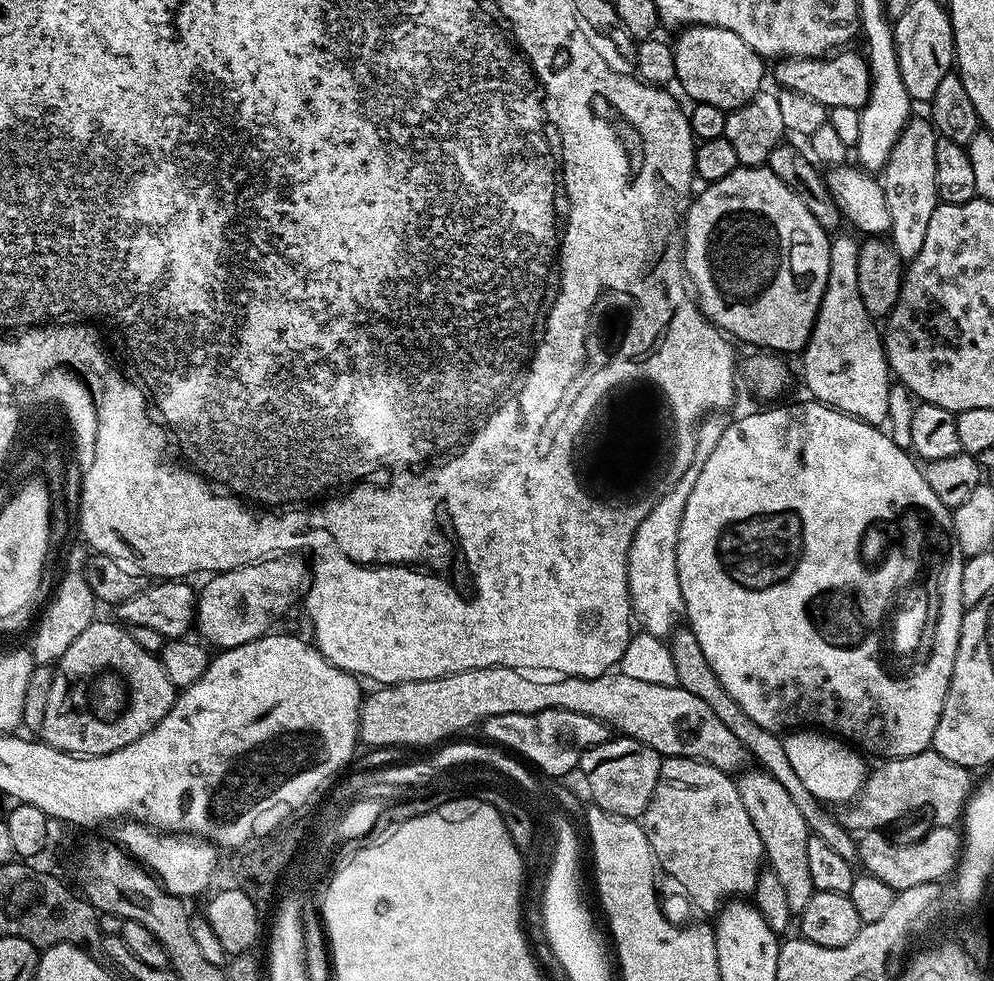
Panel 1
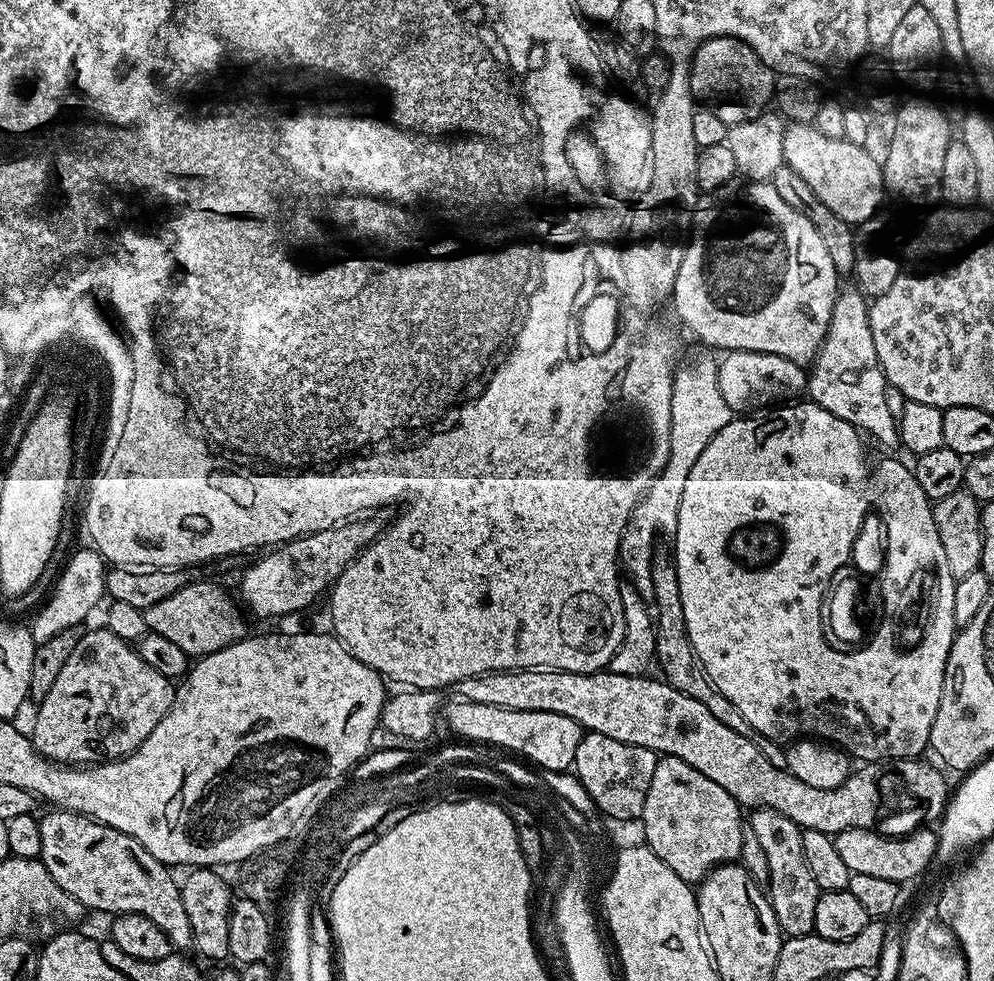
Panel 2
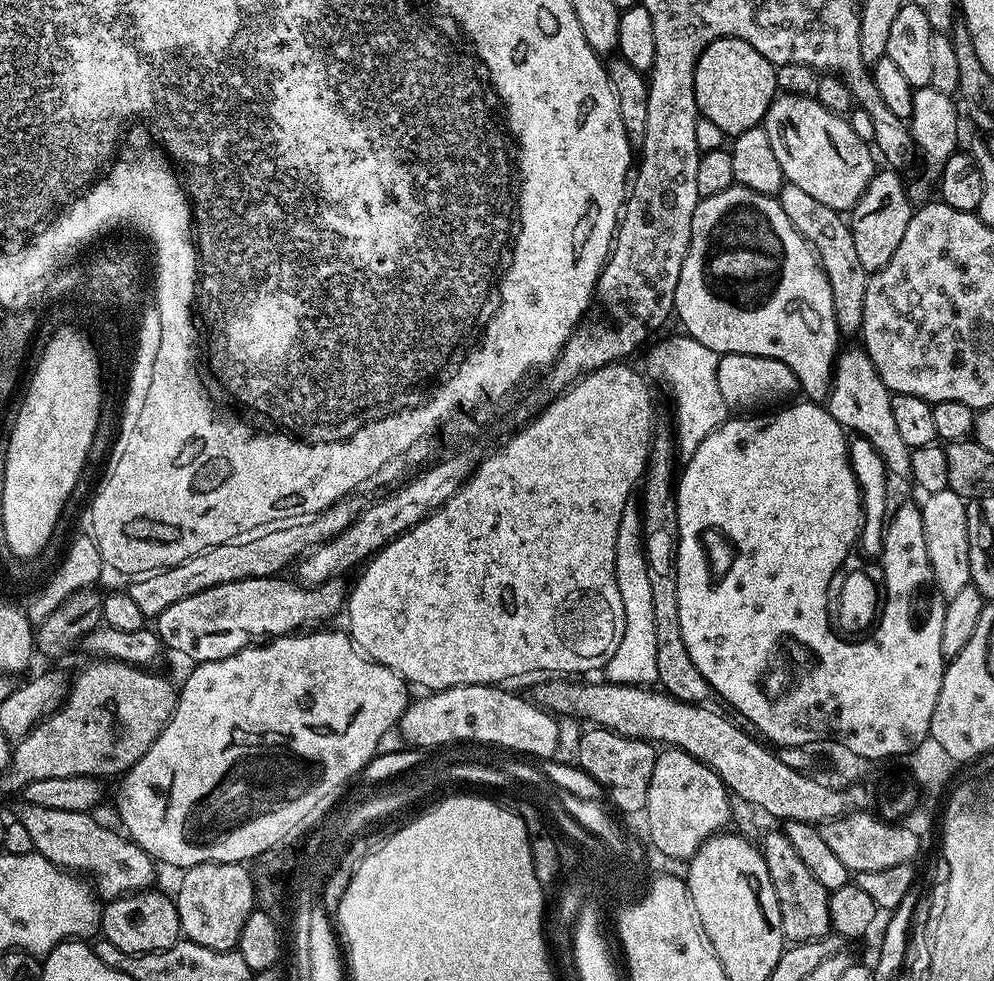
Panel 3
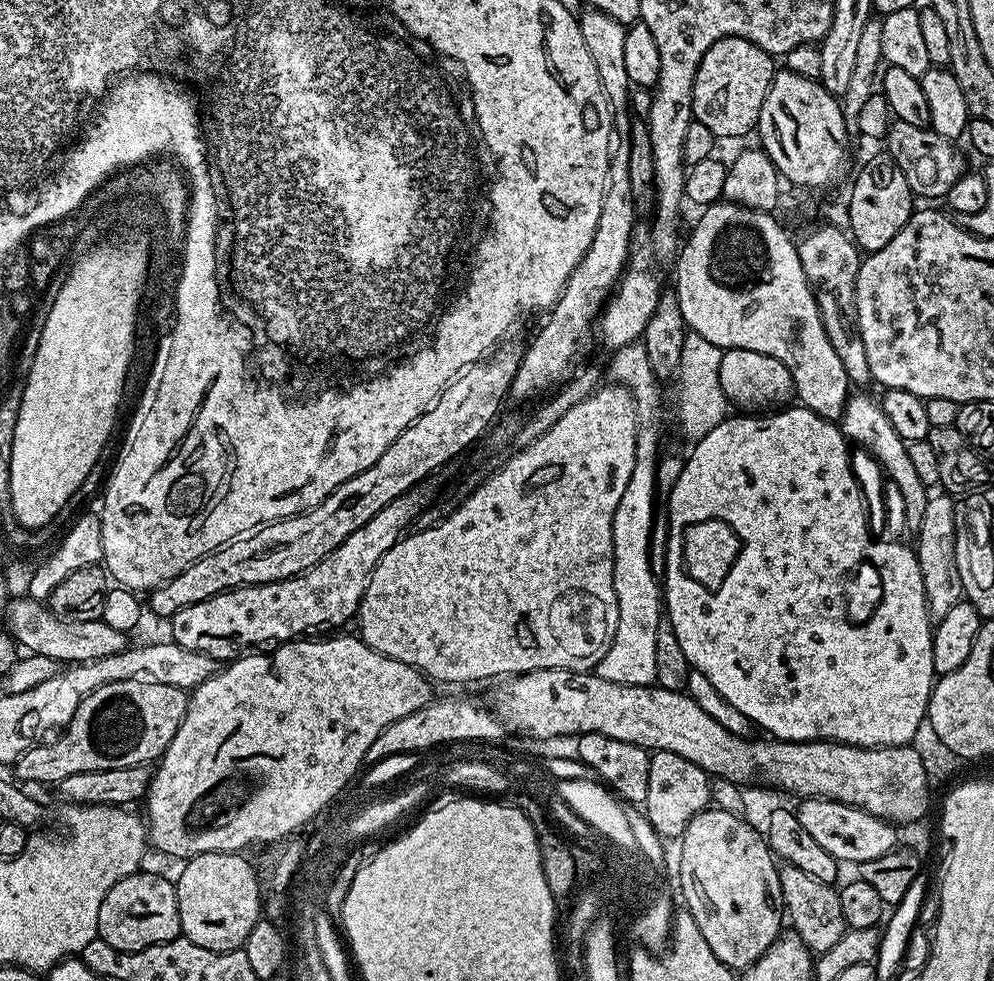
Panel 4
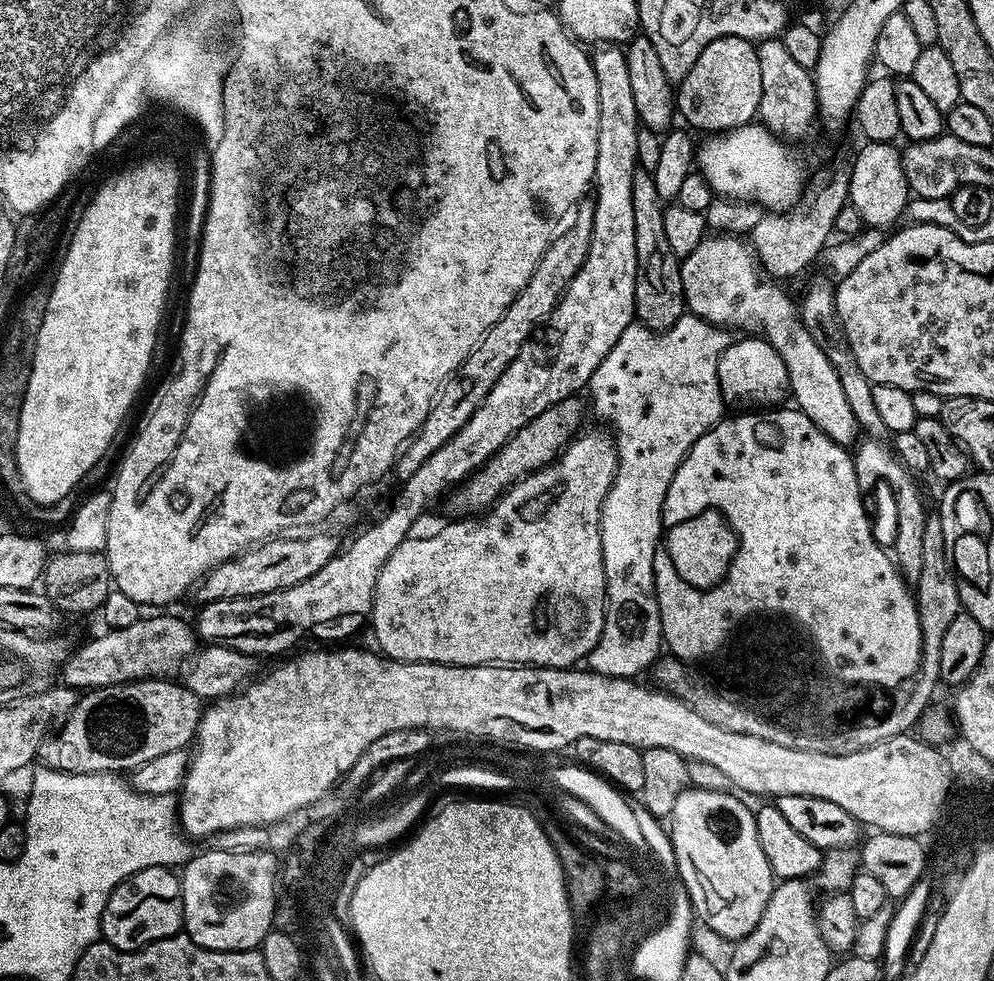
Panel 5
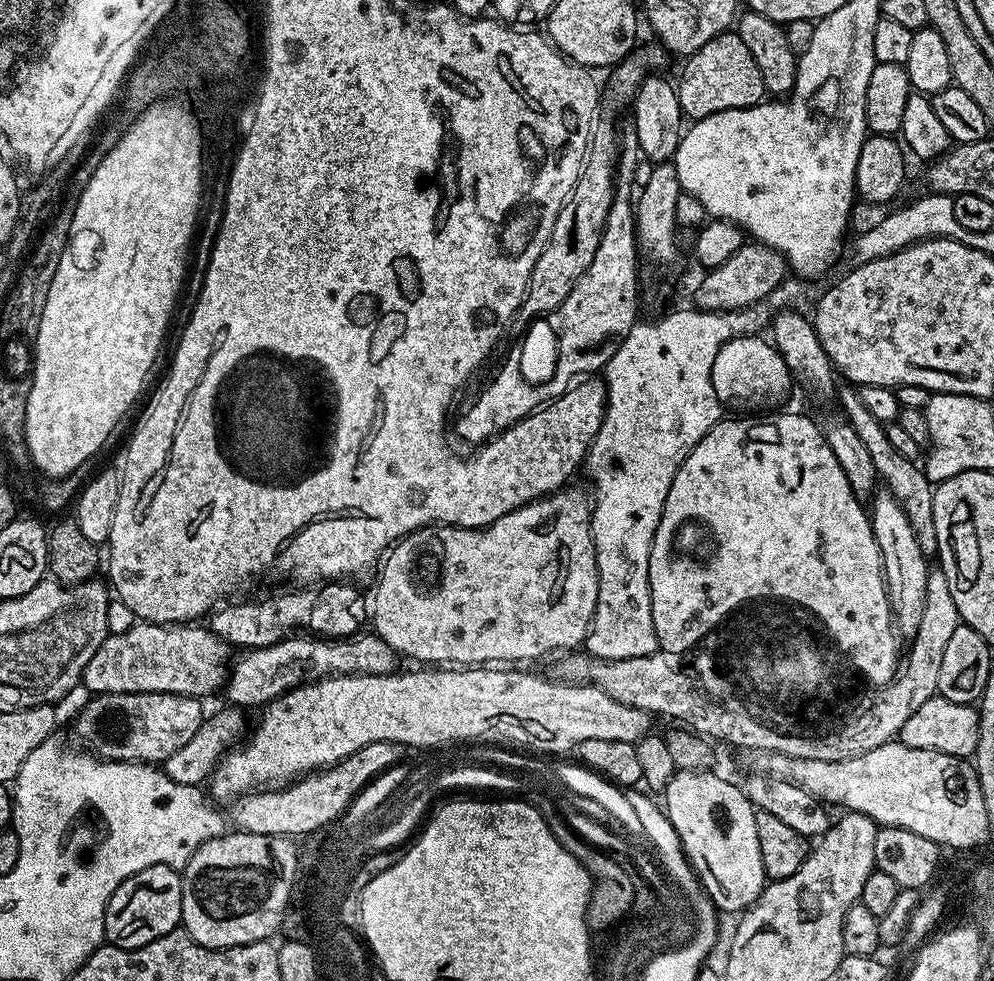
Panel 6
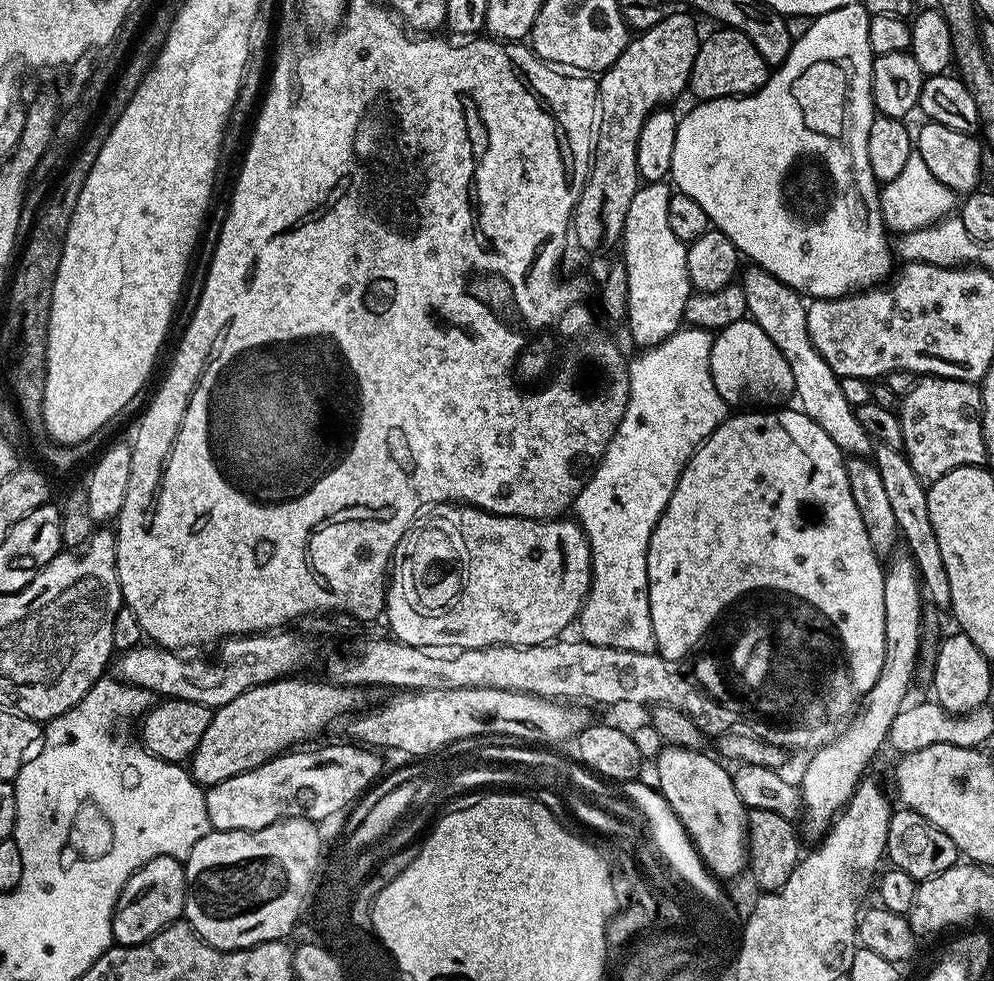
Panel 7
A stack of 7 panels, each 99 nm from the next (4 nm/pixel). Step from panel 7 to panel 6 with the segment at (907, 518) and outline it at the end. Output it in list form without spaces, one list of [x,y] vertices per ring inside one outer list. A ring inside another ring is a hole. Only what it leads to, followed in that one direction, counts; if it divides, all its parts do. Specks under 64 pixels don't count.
[[[844,382],[839,385],[840,408],[845,420],[850,426],[854,426],[854,434],[866,445],[866,451],[870,458],[874,458],[874,470],[882,481],[883,487],[906,510],[906,518],[910,518],[910,526],[914,526],[914,534],[918,537],[918,546],[922,546],[925,556],[932,558],[938,550],[938,533],[934,530],[934,486],[926,478],[923,467],[916,460],[902,458],[898,450],[894,450],[894,442],[890,442],[886,425],[878,422],[870,410],[866,410],[859,391],[851,383]]]

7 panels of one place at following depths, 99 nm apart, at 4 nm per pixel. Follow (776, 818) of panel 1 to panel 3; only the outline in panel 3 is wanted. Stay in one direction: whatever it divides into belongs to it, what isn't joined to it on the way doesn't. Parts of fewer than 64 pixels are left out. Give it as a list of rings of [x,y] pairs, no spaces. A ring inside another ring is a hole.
[[[783,830],[763,833],[758,847],[764,854],[766,870],[770,874],[770,882],[774,882],[774,894],[778,894],[778,910],[782,914],[782,930],[785,941],[801,944],[807,940],[820,940],[832,932],[830,926],[830,906],[828,905],[828,889],[806,870],[802,858],[790,846],[790,838],[786,838]]]

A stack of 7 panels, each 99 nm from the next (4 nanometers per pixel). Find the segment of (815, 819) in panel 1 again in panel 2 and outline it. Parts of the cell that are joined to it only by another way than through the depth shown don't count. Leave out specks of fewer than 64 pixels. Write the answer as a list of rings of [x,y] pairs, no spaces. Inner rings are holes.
[[[658,550],[652,555],[652,594],[650,598],[654,603],[654,627],[656,629],[655,663],[658,668],[660,664],[662,672],[660,674],[664,683],[674,686],[674,690],[682,690],[682,694],[686,694],[690,698],[698,698],[698,702],[702,702],[702,706],[706,706],[706,710],[710,710],[710,714],[714,714],[714,718],[718,718],[718,722],[726,722],[726,726],[730,726],[730,730],[738,730],[738,734],[742,734],[742,738],[750,738],[750,742],[754,742],[754,746],[758,746],[758,750],[762,750],[762,754],[766,754],[766,758],[770,758],[770,762],[774,762],[774,766],[787,768],[788,753],[785,745],[779,740],[766,738],[766,734],[754,730],[754,726],[750,726],[750,722],[746,722],[746,718],[742,718],[742,714],[738,714],[738,706],[734,706],[734,702],[730,702],[730,698],[723,696],[712,684],[712,679],[704,673],[700,659],[696,657],[696,651],[690,642],[690,634],[686,630],[686,613],[682,610],[682,594],[678,594],[678,574],[671,551]]]

